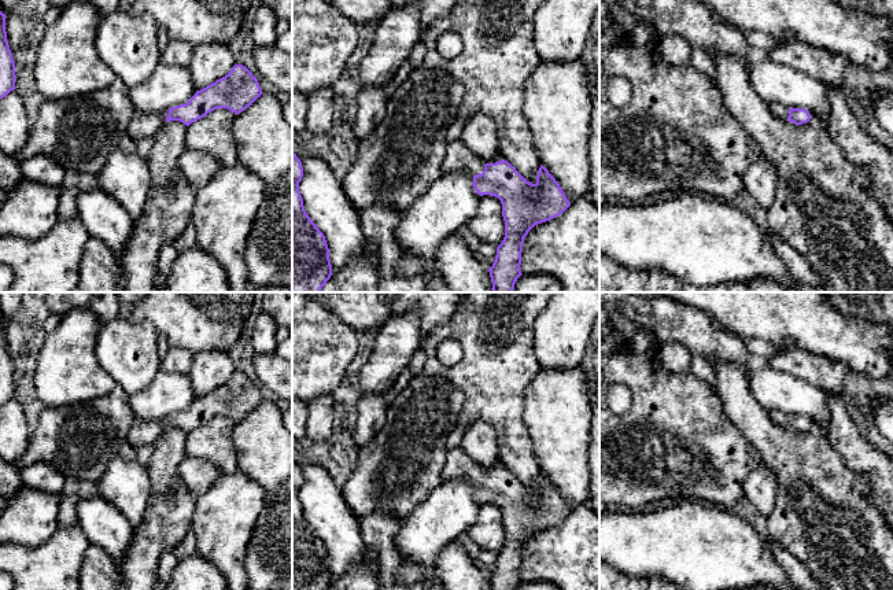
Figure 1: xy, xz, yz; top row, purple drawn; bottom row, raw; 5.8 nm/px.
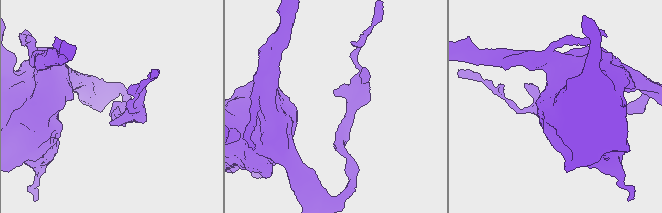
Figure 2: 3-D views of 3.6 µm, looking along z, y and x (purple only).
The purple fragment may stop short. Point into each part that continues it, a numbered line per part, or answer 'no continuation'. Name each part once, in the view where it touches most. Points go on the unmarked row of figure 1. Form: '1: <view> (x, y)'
1: xz (458, 465)

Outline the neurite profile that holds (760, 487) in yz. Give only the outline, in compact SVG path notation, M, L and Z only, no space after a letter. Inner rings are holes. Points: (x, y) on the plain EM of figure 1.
M767 467L753 471L743 484L745 498L754 505L759 513L768 516L775 508L778 479Z

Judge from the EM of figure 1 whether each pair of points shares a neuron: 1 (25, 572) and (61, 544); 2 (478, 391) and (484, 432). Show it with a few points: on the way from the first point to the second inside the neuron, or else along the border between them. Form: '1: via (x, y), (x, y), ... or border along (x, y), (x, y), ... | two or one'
1: via (33, 570), (52, 552) | one
2: border along (467, 427), (487, 421), (498, 450) | two

